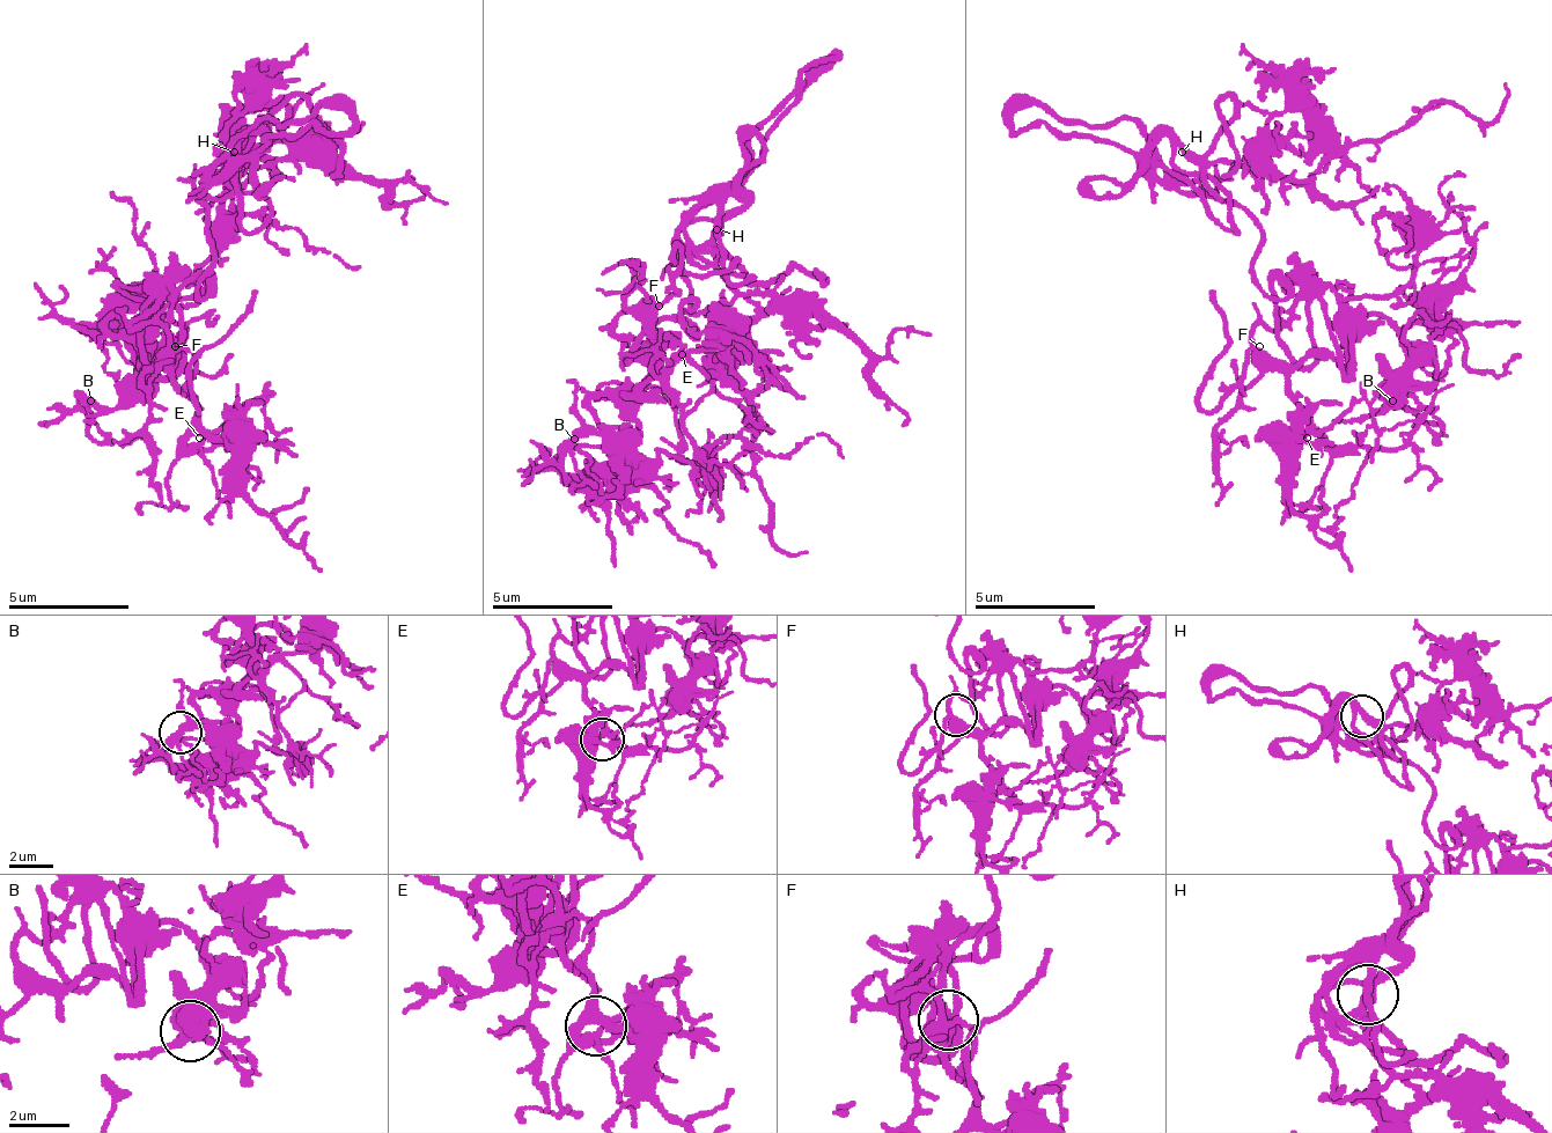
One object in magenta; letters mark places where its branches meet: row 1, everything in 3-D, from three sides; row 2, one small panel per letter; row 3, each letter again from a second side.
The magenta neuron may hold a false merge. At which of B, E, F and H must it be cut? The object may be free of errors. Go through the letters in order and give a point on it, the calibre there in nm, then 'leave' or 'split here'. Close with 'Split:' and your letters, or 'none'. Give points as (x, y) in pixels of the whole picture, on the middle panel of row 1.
B: (574, 439) | 280 nm | leave
E: (682, 354) | 320 nm | leave
F: (659, 306) | 360 nm | leave
H: (716, 229) | 280 nm | leave
Split: none

